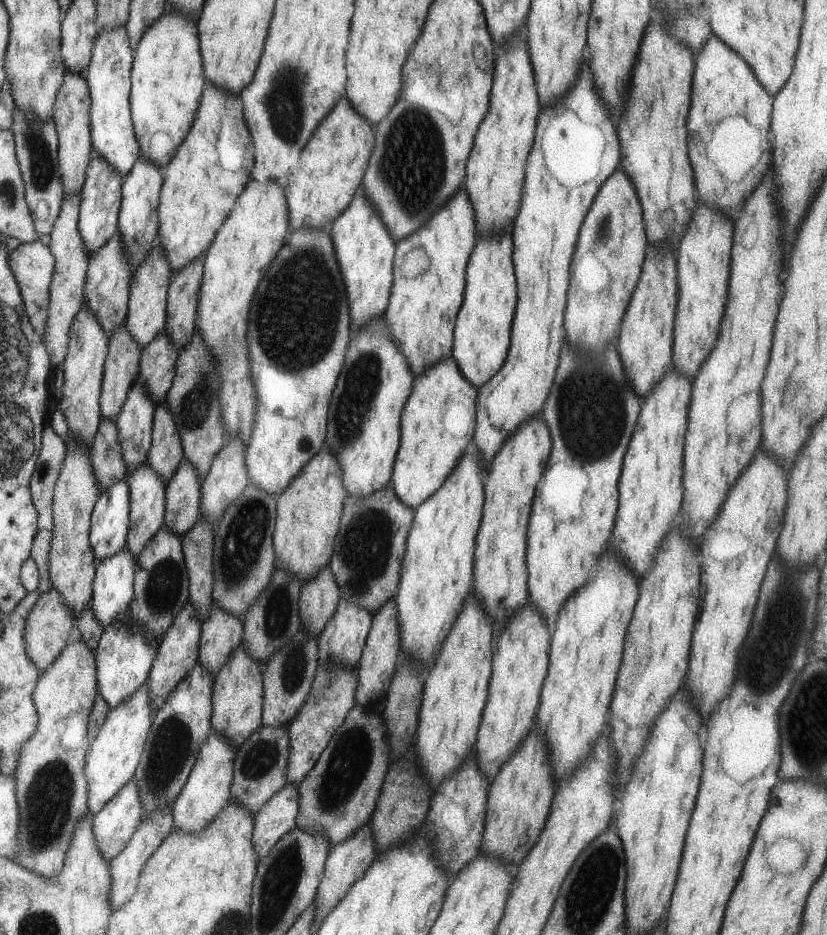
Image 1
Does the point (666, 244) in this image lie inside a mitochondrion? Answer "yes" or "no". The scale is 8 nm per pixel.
no

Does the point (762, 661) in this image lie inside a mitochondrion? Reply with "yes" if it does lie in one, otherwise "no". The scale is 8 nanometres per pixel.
yes

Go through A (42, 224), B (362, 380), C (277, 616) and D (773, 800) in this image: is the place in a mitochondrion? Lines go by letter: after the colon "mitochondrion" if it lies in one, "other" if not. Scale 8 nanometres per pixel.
A: other
B: mitochondrion
C: mitochondrion
D: other

